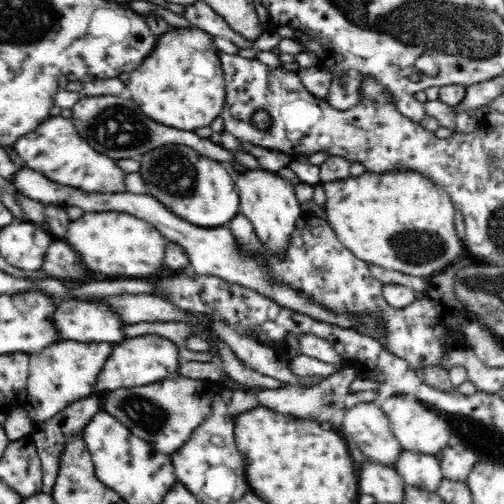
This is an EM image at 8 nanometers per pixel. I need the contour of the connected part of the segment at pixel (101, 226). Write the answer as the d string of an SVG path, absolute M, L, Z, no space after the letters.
M85 211L68 225L64 240L80 255L90 271L101 272L109 278L151 279L165 266L167 240L162 233L149 222L125 212Z

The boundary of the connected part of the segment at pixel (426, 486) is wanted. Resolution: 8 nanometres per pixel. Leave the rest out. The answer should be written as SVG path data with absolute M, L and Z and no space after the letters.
M402 450L394 469L406 485L415 486L427 492L436 492L440 480L444 479L436 455Z

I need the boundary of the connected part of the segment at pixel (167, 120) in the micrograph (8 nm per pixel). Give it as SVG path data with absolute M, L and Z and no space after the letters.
M171 27L157 40L156 48L144 58L142 64L124 77L126 94L136 102L142 112L159 124L187 132L195 132L199 128L210 126L222 114L226 100L224 69L216 55L212 35L197 27L191 29Z

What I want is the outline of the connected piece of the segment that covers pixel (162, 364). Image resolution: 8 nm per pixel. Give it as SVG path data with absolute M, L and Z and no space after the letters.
M145 334L124 339L117 344L118 346L112 350L112 356L106 360L102 372L96 380L96 386L94 386L96 396L118 388L134 388L134 386L154 384L158 380L164 380L168 376L177 374L178 347L172 340L156 334Z

